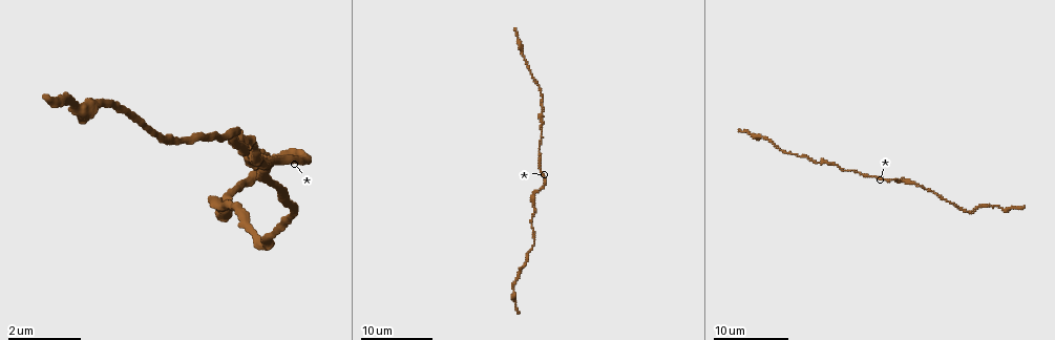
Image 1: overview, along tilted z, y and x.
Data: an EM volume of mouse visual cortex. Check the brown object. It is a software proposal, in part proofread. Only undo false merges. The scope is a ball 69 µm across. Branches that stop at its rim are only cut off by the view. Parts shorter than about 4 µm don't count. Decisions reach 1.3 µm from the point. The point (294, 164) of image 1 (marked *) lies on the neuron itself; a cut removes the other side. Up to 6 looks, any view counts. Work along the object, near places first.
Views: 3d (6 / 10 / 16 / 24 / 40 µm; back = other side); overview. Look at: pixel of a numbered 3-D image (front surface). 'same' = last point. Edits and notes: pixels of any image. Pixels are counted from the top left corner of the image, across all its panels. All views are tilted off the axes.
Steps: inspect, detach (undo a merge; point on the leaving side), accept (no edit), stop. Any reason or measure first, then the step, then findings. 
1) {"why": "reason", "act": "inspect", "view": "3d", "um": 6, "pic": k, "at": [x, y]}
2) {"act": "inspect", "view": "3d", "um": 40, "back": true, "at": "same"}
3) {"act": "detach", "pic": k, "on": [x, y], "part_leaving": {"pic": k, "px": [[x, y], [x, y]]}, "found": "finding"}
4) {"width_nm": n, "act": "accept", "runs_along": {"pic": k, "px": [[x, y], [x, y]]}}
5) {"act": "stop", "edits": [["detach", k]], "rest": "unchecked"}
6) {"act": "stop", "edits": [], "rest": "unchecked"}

{"act": "inspect", "view": "3d", "um": 10, "pic": 1, "at": [532, 206]}

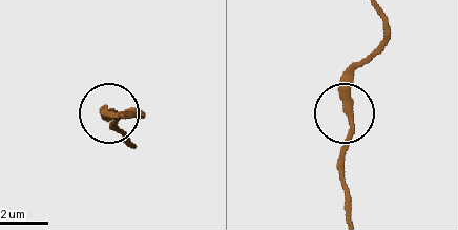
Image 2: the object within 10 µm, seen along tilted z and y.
{"act": "accept", "runs_along": {"pic": 2, "px": [[382, 13], [380, 42], [351, 80], [341, 179]]}, "found": "one neuron here"}

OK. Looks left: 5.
{"why": "sudden change in width", "act": "inspect", "view": "3d", "um": 10, "pic": 1, "at": [816, 163]}

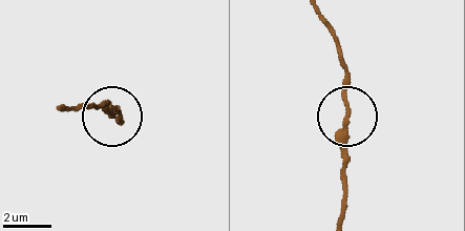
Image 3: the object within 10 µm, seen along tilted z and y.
{"act": "inspect", "view": "3d", "um": 6, "pic": 3, "at": [110, 114]}

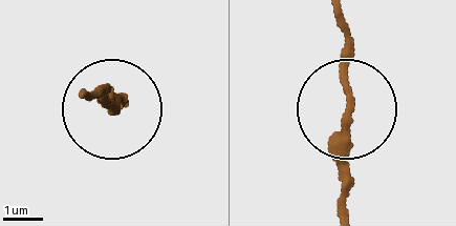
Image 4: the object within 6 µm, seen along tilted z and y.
{"act": "accept", "found": "continuous, no second neuron"}

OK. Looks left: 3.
{"why": "calibre changes", "act": "inspect", "view": "3d", "um": 6, "pic": 1, "at": [520, 54]}

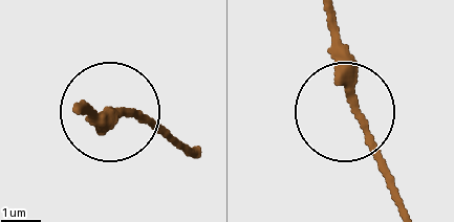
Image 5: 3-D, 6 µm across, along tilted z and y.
{"act": "accept", "runs_along": {"pic": 5, "px": [[192, 148], [126, 114], [88, 115]]}, "found": "continuous, no second neuron"}

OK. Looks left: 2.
{"act": "stop", "edits": [], "rest": "unchecked"}

